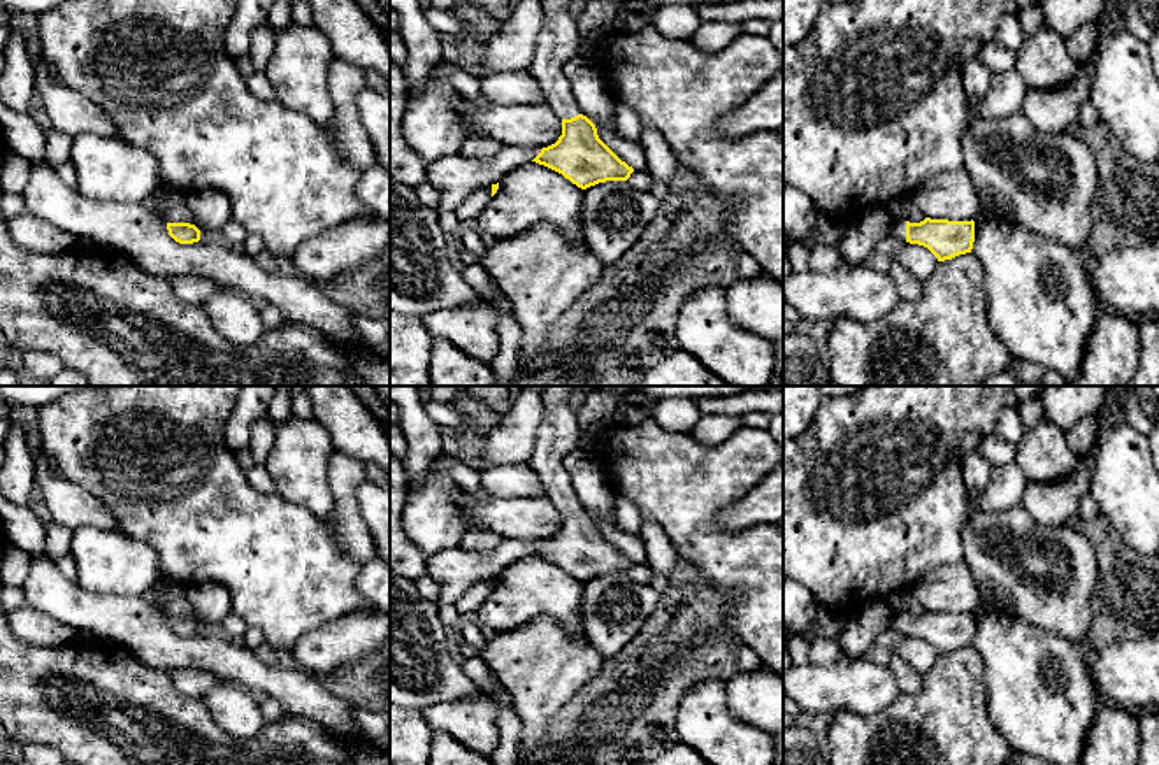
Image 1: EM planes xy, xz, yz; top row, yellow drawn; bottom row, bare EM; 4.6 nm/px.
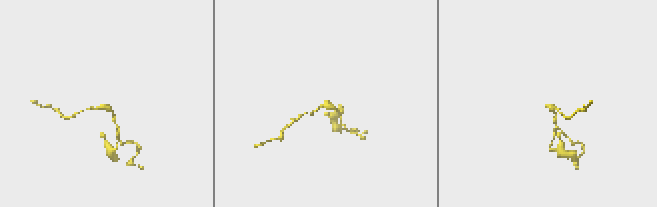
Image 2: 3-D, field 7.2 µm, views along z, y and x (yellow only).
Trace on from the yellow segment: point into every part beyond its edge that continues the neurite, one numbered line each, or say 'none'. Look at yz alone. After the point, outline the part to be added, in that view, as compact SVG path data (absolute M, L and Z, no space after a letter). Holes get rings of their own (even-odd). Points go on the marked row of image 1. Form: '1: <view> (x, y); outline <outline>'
1: yz (898, 232); outline M897 221L890 230L889 230L889 242L892 247L906 242L906 221Z

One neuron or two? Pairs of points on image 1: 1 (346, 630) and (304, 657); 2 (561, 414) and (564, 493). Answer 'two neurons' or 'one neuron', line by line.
1: one neuron
2: one neuron

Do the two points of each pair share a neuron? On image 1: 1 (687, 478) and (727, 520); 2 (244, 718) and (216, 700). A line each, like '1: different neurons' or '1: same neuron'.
1: different neurons
2: same neuron

